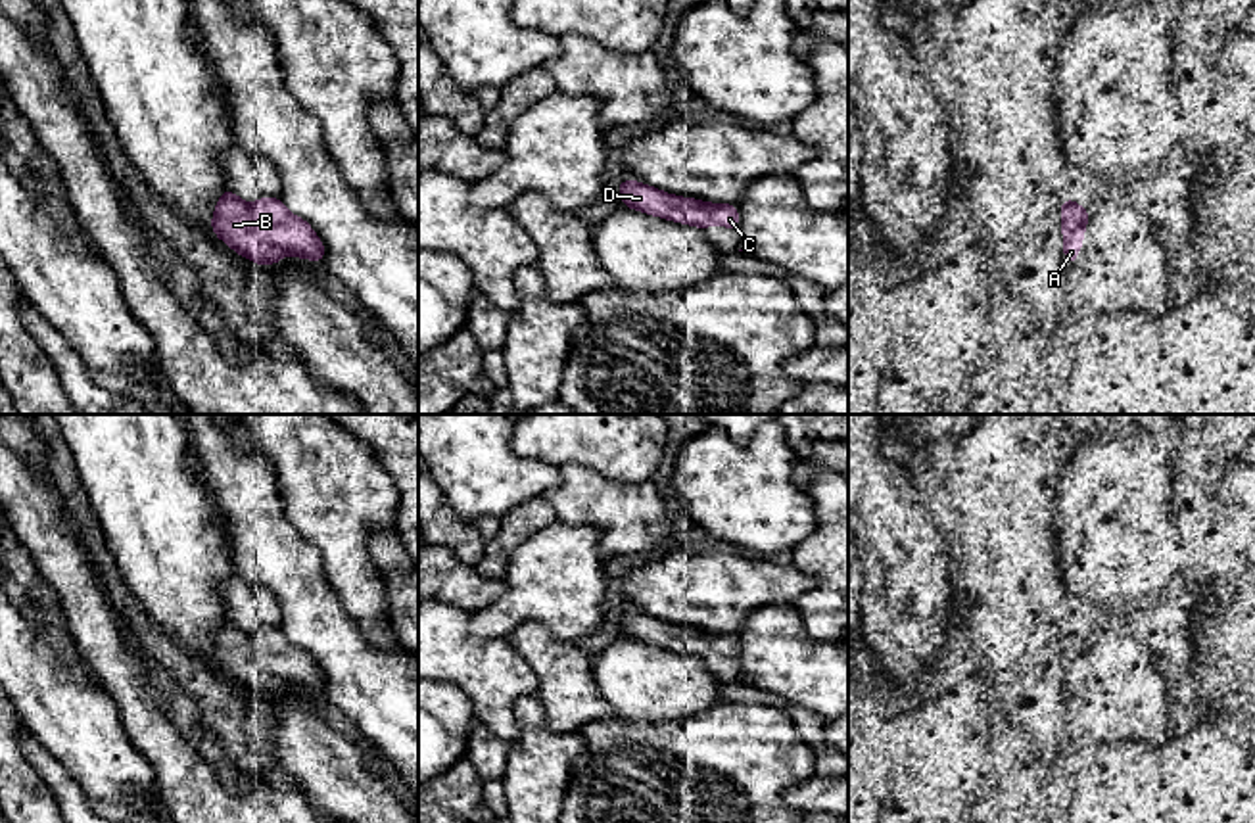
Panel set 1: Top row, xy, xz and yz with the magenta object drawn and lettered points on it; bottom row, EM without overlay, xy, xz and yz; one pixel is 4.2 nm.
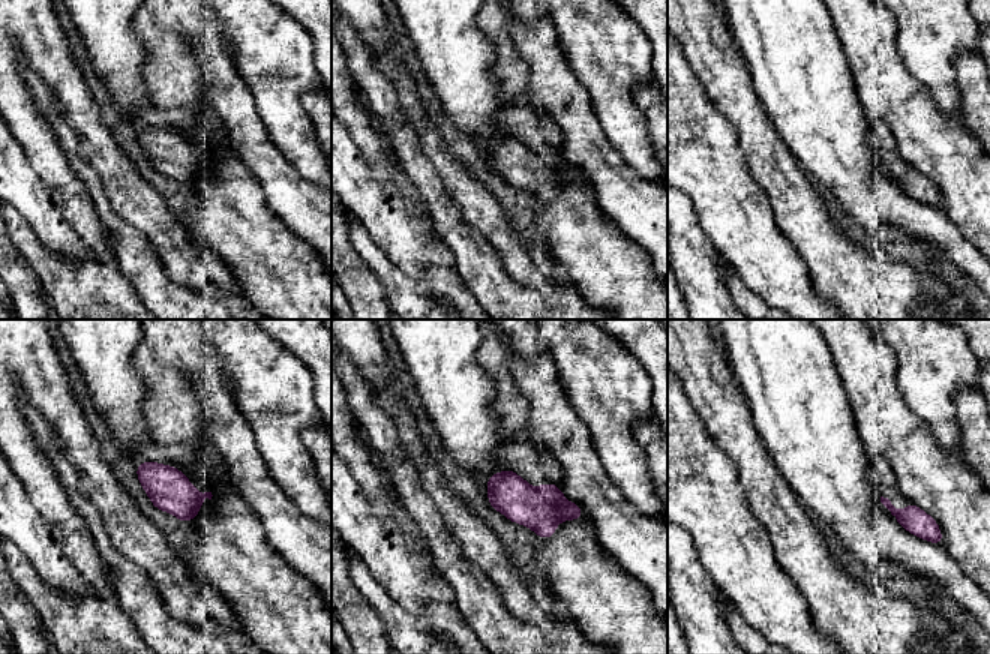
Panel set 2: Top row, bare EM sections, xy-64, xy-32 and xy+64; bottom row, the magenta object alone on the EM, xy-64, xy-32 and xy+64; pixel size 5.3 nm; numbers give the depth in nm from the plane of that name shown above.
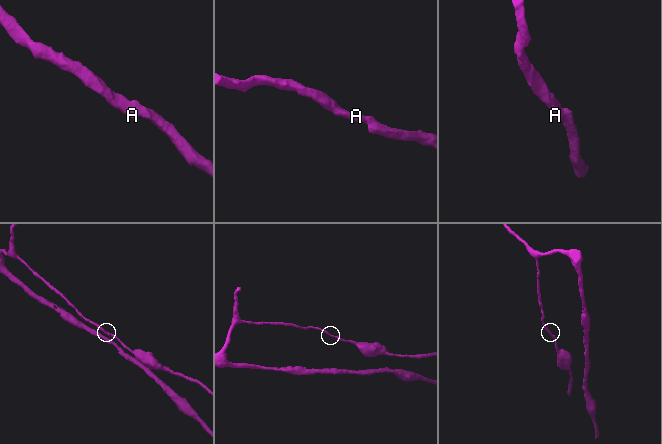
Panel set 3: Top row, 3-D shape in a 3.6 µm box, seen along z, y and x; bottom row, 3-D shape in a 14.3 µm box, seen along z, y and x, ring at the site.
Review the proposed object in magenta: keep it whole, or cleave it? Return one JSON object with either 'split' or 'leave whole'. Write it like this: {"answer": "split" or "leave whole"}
{"answer": "leave whole"}

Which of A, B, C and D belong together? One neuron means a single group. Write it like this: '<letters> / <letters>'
A B C D

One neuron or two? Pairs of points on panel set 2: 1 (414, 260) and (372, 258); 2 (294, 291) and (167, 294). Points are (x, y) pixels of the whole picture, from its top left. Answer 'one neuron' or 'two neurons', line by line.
1: two neurons
2: two neurons

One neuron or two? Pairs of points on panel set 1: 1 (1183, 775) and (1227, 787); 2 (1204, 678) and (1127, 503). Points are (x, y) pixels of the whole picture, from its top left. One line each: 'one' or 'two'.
1: one
2: two

